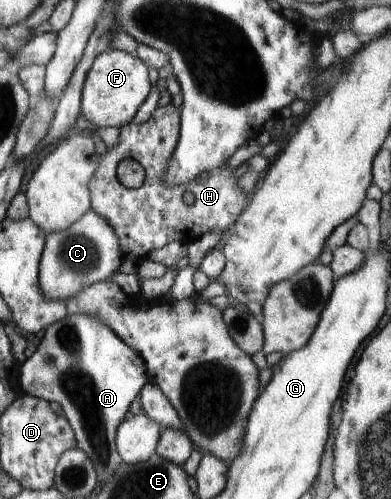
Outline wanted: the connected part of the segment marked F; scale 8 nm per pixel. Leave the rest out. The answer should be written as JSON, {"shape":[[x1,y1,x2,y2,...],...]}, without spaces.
{"shape":[[110,48,94,60,86,76,82,92,82,114,95,129,104,126,122,128,132,123,151,88,148,66,138,56,130,56,120,48]]}

